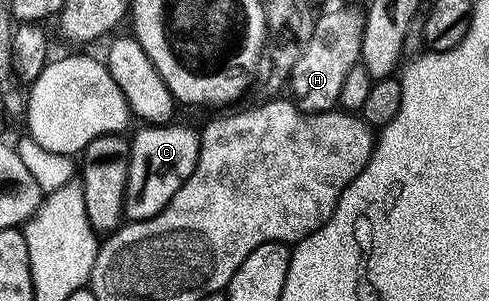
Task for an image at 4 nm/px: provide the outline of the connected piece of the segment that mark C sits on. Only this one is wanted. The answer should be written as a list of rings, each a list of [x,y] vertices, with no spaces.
[[[175,124],[147,125],[137,132],[135,137],[132,136],[124,193],[124,216],[128,220],[143,221],[159,213],[196,169],[200,155],[200,132],[185,125]]]

